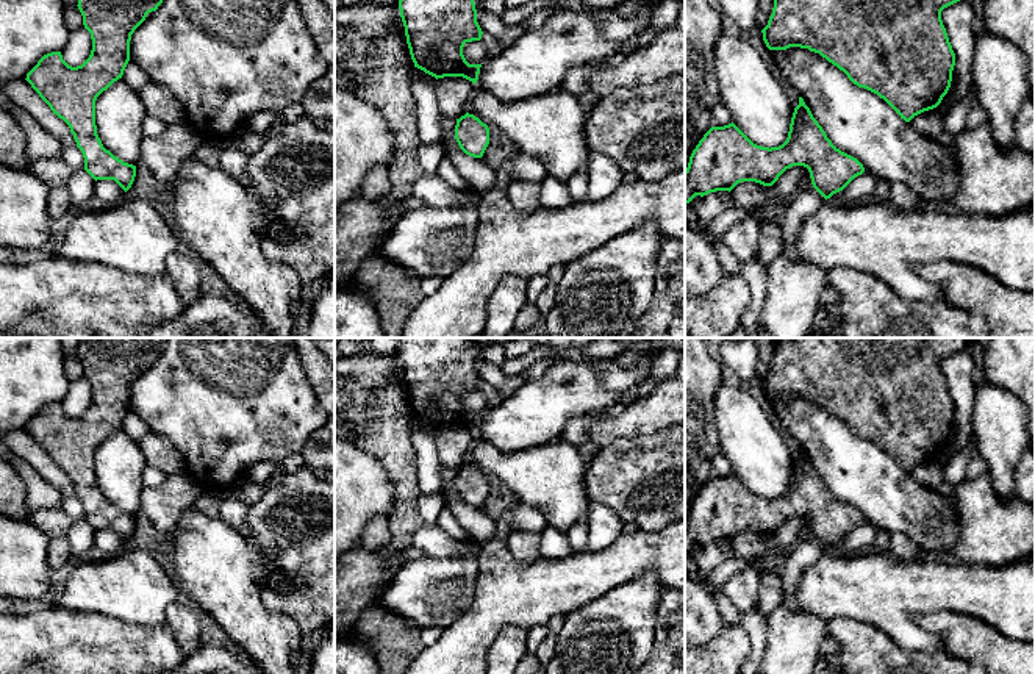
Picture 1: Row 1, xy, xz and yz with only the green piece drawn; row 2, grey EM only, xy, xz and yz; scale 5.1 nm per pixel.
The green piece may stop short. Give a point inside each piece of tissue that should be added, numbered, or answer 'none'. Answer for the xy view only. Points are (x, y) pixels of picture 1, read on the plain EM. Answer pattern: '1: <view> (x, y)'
none

